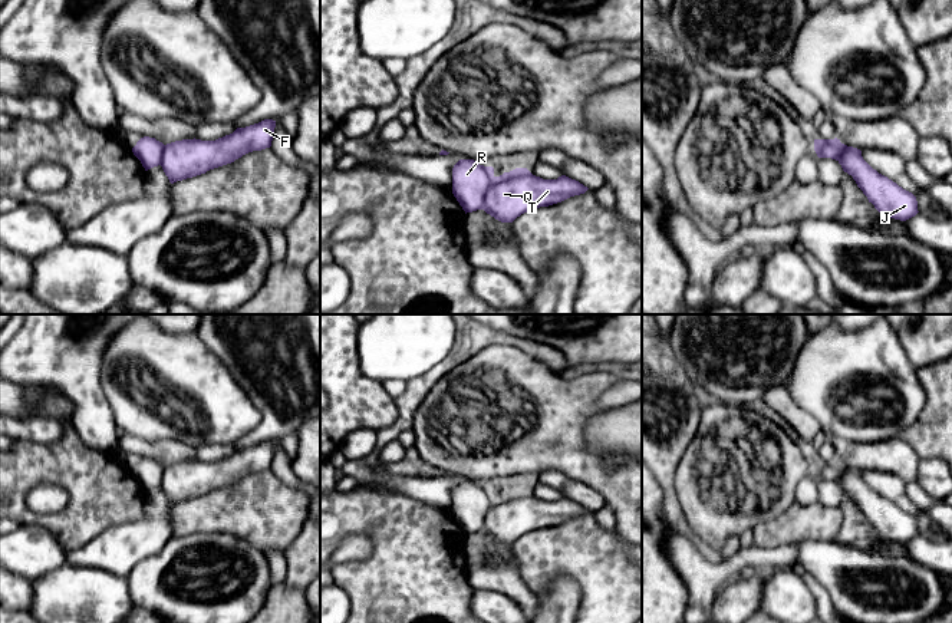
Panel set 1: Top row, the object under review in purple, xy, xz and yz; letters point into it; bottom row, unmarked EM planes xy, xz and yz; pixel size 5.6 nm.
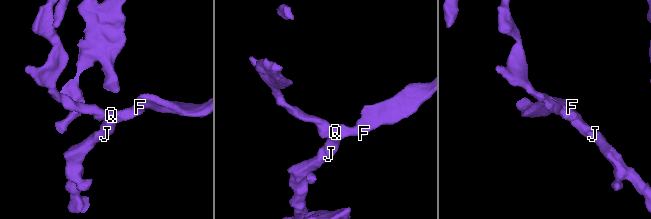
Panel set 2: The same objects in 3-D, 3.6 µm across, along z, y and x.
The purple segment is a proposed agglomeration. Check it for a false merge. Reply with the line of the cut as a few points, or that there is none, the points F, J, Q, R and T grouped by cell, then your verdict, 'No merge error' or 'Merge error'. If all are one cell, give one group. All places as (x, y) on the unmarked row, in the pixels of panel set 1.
Split along xz (496, 498), (486, 514), (481, 530). Groups: F J Q T / R. Merge error

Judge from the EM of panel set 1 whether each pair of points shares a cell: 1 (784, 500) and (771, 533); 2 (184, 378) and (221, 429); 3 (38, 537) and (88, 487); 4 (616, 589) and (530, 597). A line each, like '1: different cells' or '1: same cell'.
1: different cells
2: same cell
3: different cells
4: different cells

